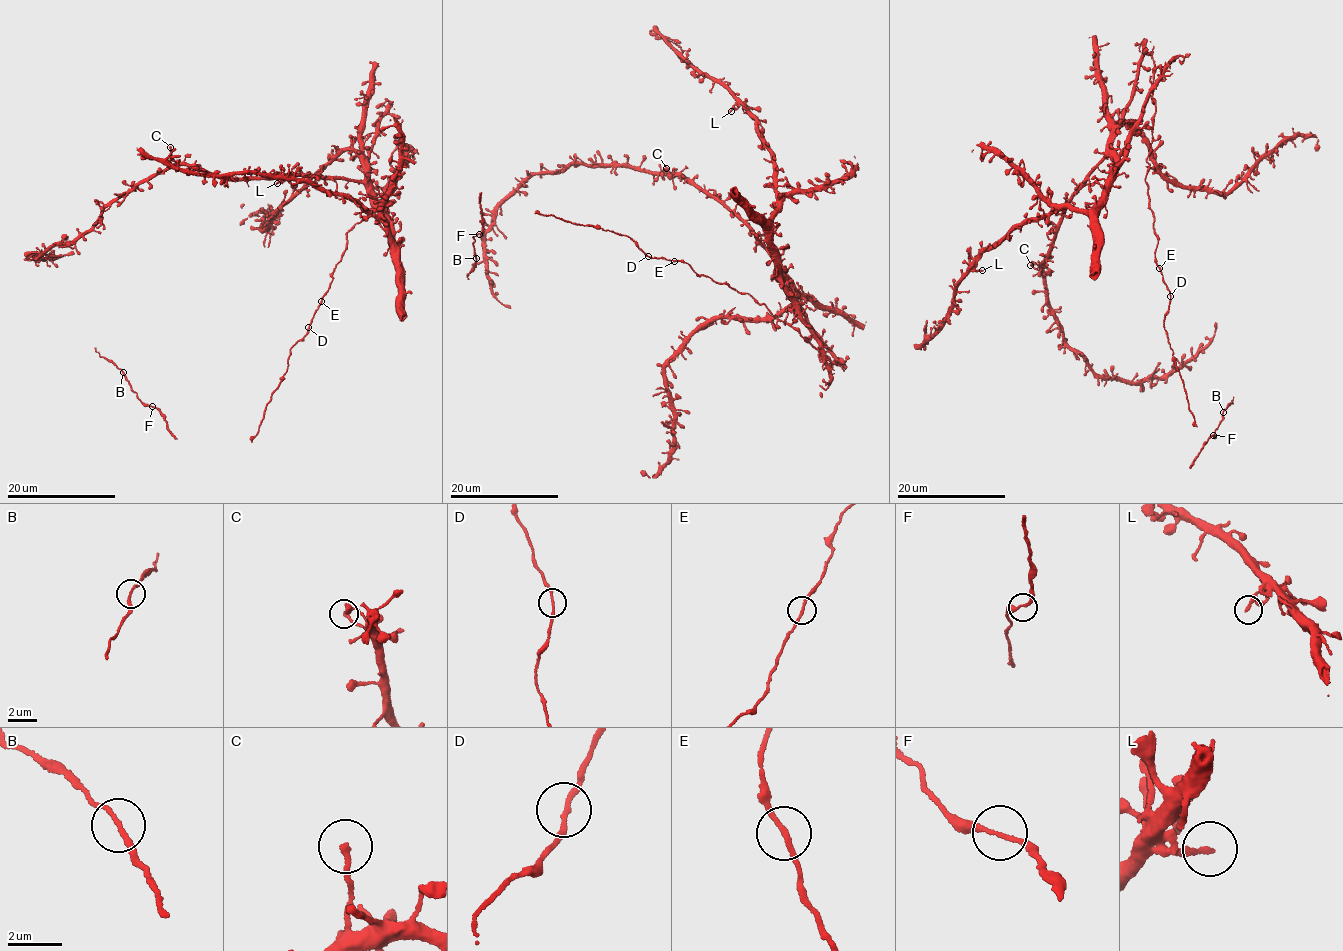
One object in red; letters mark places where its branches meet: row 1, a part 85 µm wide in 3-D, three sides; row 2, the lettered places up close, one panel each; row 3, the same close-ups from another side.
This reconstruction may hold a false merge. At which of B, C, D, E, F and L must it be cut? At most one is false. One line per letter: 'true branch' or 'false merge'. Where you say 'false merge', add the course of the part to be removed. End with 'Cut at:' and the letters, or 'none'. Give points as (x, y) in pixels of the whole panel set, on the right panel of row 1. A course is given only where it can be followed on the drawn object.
B: true branch
C: true branch
D: true branch
E: true branch
F: true branch
L: true branch
Cut at: none

